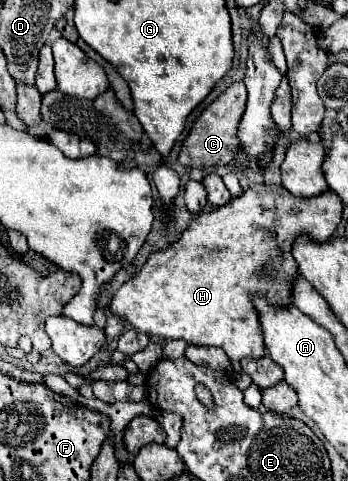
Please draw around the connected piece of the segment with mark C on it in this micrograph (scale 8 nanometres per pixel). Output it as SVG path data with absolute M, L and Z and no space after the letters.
M243 82L231 84L193 124L189 136L183 142L179 162L189 168L211 168L211 166L229 166L235 158L235 152L239 148L237 128L239 120L245 112L247 102L247 88Z

